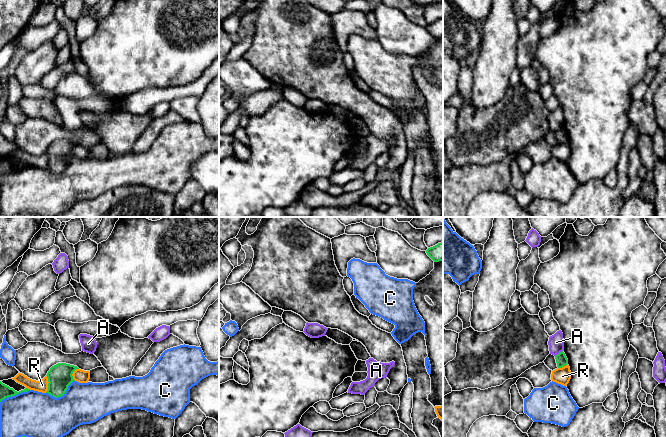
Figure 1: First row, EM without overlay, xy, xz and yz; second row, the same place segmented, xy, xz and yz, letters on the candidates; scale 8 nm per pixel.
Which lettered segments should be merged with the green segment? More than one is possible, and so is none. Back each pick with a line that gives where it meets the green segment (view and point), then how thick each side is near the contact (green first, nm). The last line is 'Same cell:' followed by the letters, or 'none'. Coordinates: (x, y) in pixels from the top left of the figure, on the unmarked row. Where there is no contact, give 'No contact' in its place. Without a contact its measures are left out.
Same cell: none

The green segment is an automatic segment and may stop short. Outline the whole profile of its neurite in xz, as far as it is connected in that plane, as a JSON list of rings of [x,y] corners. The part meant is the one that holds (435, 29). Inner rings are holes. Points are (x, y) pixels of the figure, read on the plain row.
[[[443,18],[428,24],[426,29],[434,38],[443,37]]]

